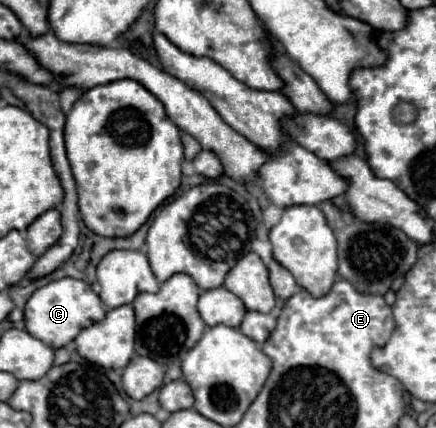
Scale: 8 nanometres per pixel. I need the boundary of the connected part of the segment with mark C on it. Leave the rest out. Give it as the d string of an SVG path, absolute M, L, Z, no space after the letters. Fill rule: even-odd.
M61 278L53 280L41 288L37 288L25 304L25 326L29 334L41 338L53 350L69 344L85 326L99 322L105 318L105 306L101 298L91 290L89 284L77 278Z

